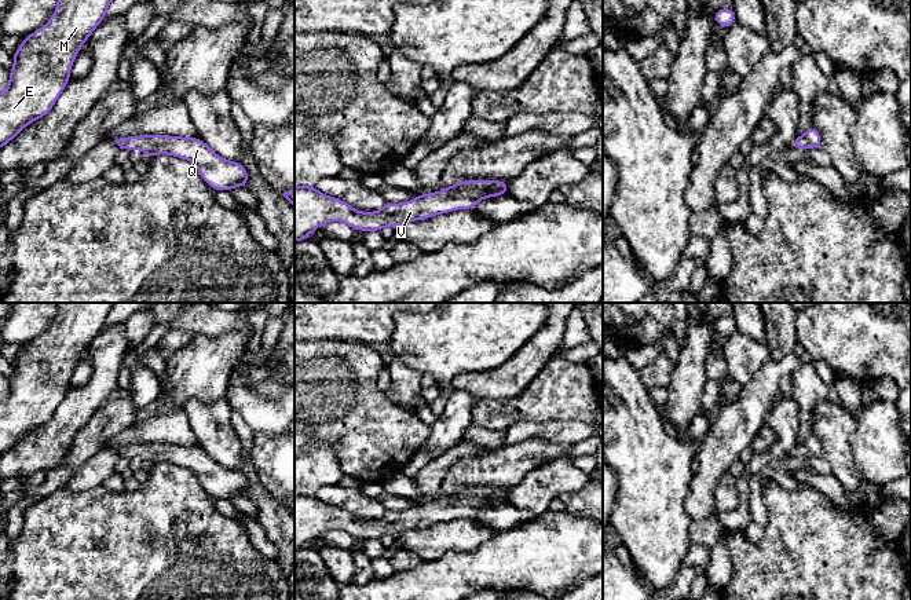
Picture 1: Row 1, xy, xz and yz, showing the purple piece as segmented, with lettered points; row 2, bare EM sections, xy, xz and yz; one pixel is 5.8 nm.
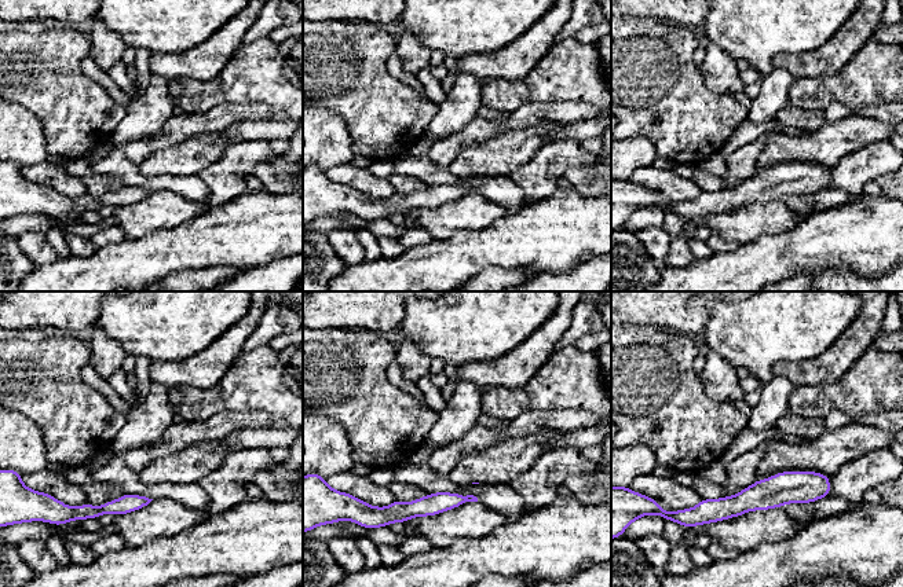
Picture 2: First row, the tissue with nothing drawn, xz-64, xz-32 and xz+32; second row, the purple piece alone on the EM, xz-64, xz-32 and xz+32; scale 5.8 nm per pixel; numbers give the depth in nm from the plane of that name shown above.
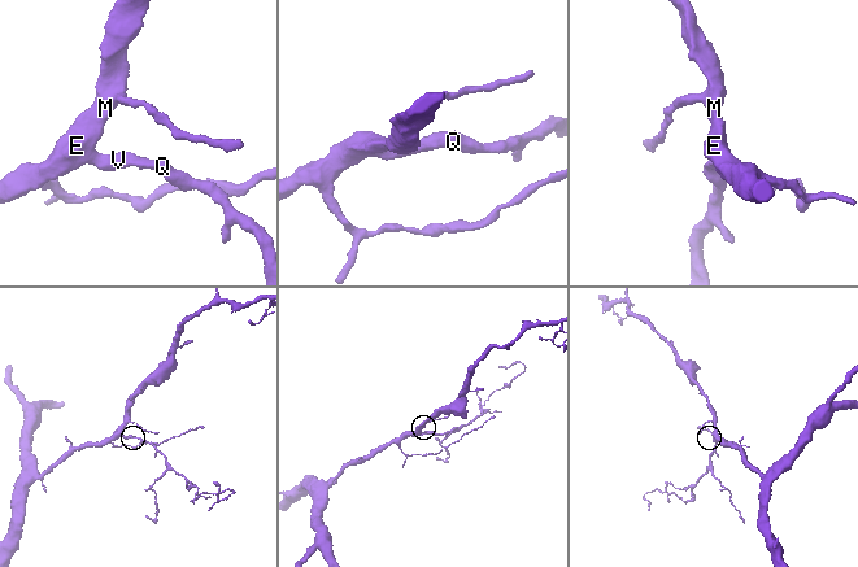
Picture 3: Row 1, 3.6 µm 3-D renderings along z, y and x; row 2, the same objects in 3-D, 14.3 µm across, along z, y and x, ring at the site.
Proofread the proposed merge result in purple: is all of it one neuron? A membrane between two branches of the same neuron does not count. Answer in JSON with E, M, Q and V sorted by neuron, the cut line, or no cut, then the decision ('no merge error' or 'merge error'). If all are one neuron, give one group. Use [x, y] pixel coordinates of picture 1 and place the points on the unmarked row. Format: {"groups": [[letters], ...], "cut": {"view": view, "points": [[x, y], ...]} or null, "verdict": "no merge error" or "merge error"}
{"groups": [["E", "M", "Q", "V"]], "cut": null, "verdict": "no merge error"}

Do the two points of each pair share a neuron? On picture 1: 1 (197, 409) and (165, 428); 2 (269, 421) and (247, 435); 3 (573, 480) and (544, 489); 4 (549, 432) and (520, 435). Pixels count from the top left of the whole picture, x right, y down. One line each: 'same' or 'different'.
1: different
2: different
3: same
4: same

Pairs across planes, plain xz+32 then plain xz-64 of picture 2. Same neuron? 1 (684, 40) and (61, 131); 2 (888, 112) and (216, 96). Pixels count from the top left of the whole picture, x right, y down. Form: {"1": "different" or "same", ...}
{"1": "same", "2": "different"}

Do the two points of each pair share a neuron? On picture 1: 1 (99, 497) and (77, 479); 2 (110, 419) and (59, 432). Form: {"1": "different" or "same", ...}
{"1": "different", "2": "different"}

